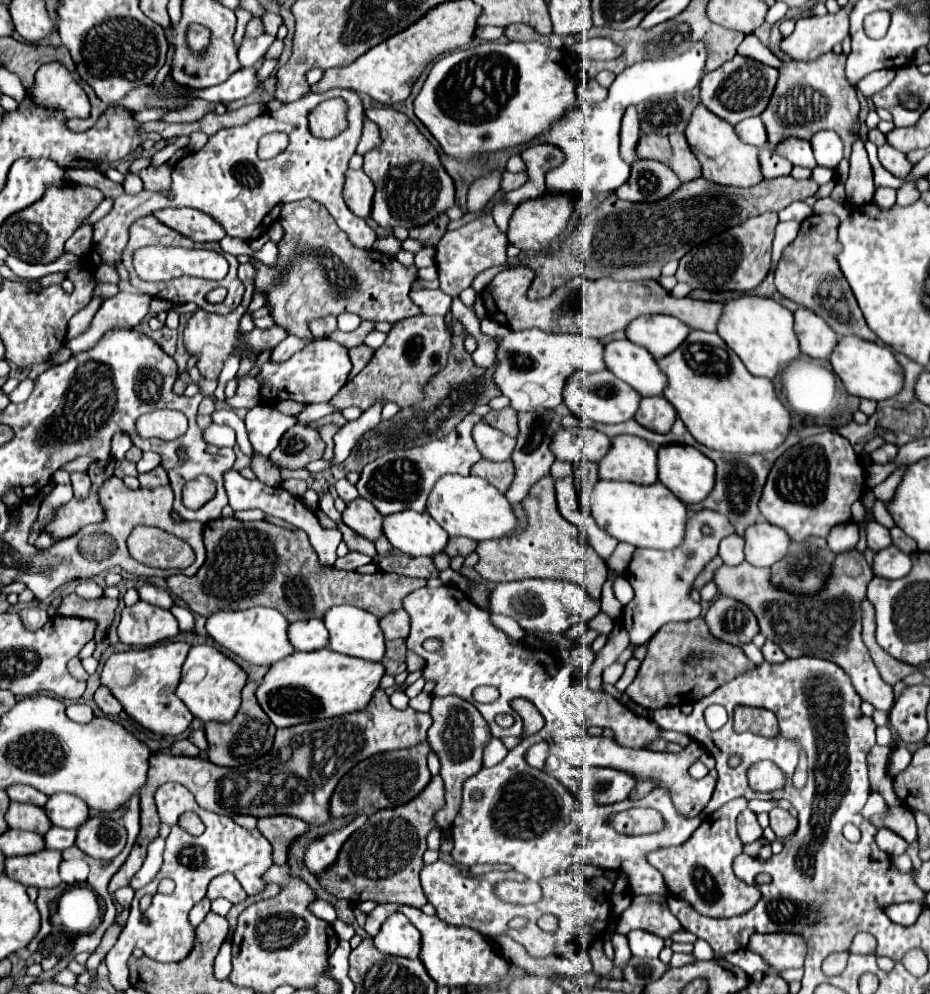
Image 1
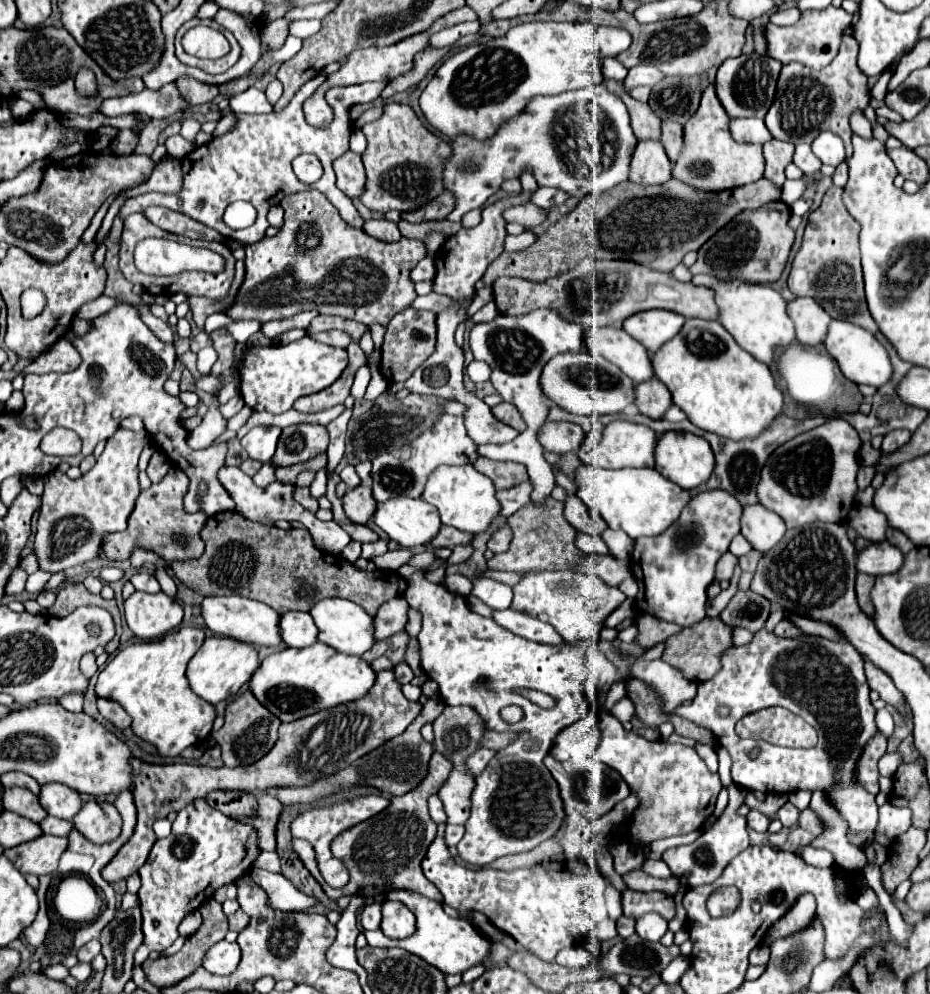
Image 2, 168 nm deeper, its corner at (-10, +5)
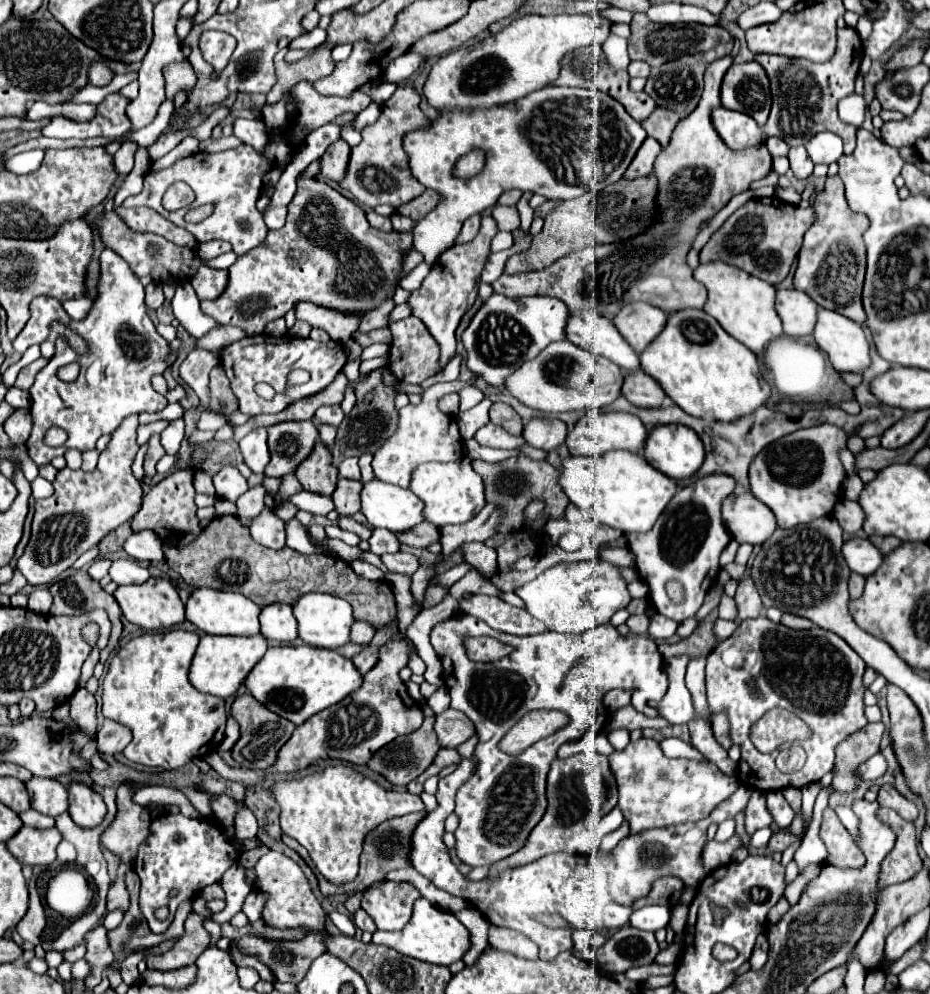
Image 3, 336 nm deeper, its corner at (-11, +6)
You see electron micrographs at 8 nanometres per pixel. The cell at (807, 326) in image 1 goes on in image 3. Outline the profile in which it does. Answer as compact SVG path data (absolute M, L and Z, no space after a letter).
M779 290L775 308L787 336L801 338L813 334L813 324L817 324L817 304L805 292Z

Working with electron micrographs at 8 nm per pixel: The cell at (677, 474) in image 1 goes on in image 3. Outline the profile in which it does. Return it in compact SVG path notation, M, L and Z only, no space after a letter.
M655 426L647 436L645 460L673 480L691 478L705 460L701 438L685 426Z

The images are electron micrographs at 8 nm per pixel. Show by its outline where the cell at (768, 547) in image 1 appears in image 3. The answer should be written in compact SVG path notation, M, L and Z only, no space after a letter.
M751 492L731 494L723 502L723 520L737 542L749 542L753 546L765 544L779 528L773 512Z

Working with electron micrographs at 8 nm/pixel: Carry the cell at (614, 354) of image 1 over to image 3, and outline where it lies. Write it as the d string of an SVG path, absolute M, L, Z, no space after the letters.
M581 310L569 316L567 340L585 348L593 356L603 356L615 362L623 372L639 370L639 354L617 332L615 324L593 310Z

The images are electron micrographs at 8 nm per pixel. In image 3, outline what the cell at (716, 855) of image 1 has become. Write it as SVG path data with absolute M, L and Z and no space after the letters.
M731 836L725 842L717 842L717 840L709 840L701 852L701 862L705 872L713 872L725 864L729 864L733 860L733 852L737 848L743 846L743 840L739 836Z

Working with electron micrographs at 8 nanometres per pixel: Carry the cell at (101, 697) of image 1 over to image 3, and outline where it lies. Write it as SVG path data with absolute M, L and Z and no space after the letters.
M105 718L103 726L97 732L97 748L101 754L117 754L123 752L125 746L131 742L131 732L123 724Z

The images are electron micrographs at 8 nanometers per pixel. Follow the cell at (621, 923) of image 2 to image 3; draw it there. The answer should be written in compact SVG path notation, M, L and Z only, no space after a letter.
M611 904L611 912L609 912L609 916L605 916L605 926L607 928L625 928L629 924L631 912L633 910L627 908L627 906Z

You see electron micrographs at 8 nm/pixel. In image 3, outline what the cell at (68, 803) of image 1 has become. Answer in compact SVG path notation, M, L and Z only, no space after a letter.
M31 778L27 782L31 794L31 806L47 816L59 816L69 810L69 792L67 788L53 778Z

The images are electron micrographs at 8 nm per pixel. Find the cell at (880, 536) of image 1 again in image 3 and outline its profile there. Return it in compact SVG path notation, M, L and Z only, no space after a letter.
M839 500L833 508L833 516L837 518L837 522L841 524L841 528L849 534L859 534L863 530L863 522L865 522L865 512L859 506L859 502L851 502L851 500Z

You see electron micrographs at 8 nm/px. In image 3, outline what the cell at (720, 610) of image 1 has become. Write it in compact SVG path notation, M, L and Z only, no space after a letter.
M743 578L739 582L735 602L737 602L737 620L757 618L765 612L765 606L763 606L763 602L759 598L759 592L757 592L751 578Z

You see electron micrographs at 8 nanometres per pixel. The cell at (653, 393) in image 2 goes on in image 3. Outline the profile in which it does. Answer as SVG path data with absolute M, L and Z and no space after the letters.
M639 370L627 374L623 384L623 396L639 408L659 408L665 398L665 390L661 388L661 384L657 384L657 380Z

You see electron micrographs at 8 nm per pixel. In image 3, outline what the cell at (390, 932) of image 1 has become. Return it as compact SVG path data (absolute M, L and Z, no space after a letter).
M385 882L365 892L361 908L369 912L379 930L395 932L405 928L405 924L411 920L411 906L417 898L419 892L411 884Z

